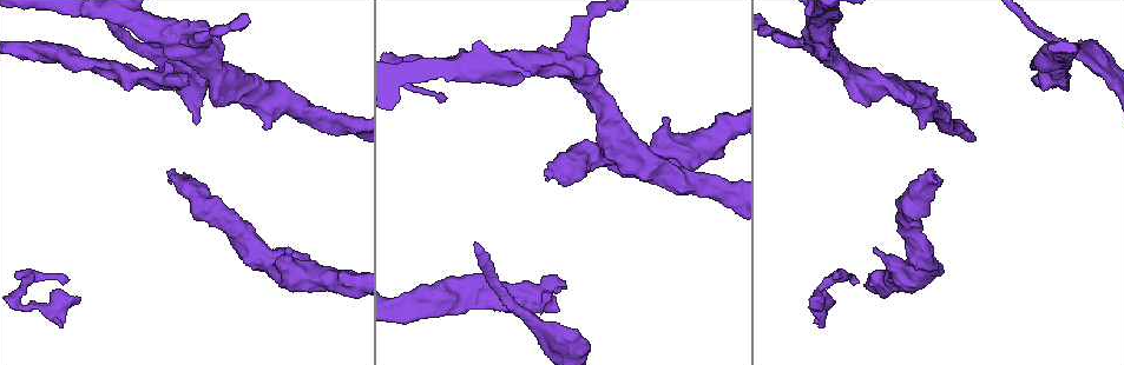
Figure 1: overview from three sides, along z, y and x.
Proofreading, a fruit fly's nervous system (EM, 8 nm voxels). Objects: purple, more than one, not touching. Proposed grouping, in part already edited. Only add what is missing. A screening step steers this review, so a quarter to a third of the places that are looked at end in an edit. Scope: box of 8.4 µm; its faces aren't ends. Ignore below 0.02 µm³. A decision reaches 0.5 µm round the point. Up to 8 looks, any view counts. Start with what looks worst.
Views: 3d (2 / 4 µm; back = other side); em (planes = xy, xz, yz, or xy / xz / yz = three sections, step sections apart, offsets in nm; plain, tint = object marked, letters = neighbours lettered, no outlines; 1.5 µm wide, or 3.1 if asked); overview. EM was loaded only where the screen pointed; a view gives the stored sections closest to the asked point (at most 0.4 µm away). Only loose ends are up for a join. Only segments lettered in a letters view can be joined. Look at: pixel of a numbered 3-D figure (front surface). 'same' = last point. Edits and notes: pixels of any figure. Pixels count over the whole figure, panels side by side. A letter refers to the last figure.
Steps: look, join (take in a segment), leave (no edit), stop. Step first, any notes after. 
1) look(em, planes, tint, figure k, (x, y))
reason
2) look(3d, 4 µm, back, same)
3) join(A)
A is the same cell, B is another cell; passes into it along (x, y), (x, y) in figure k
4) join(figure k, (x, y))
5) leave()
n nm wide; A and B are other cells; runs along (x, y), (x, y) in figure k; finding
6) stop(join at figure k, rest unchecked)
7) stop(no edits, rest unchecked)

look(3d, 4 µm, figure 1, (167, 173))

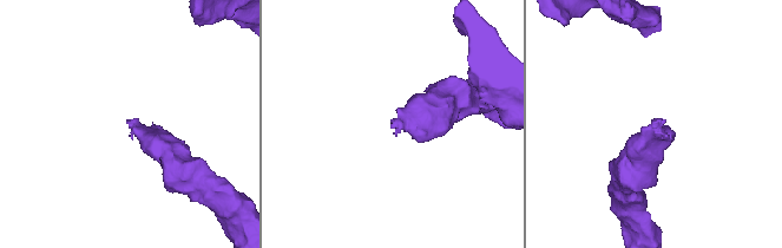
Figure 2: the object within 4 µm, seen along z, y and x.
look(em, planes, letters, figure 2, (128, 119))

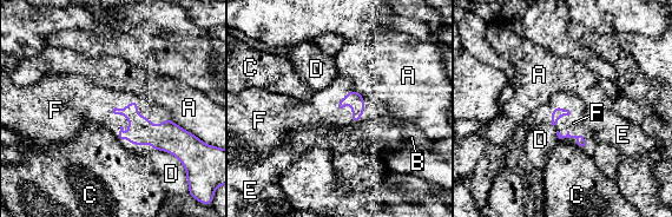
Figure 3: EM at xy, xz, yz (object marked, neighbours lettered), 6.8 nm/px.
join(F)
F is the same cell, A, B, C, D and E are other cells; passes into it along (142, 131), (122, 126), (92, 105) in figure 3; it goes on there

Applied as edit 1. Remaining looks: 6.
look(3d, 2 µm, back, figure 1, (440, 101))
tapers out

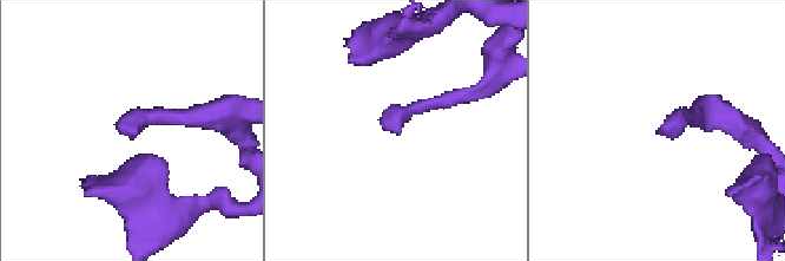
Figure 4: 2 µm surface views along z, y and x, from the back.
look(em, xz, step 4, plain, figure 4, (659, 131))

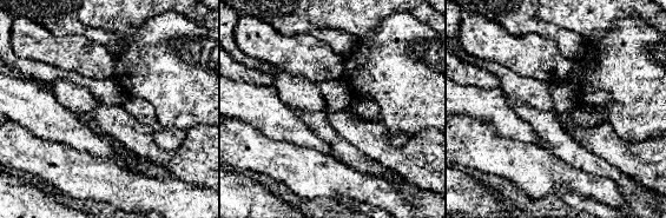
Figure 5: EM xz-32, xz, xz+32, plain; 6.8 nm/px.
look(em, xz, step 4, letters, same)

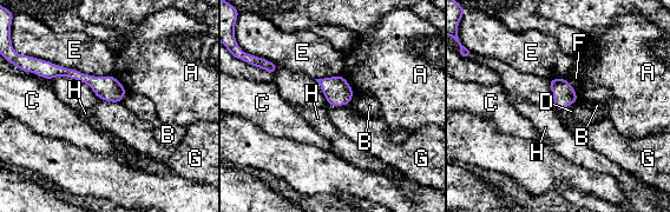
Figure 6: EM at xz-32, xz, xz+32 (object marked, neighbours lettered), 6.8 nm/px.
leave()
150 nm wide; A, B, C, D, E, F, G and H are other cells; border along (577, 99), (560, 110) in figure 6; no lettered segment goes on from it

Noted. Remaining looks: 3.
look(em, planes, letters, figure 1, (564, 284))
stops while still wide

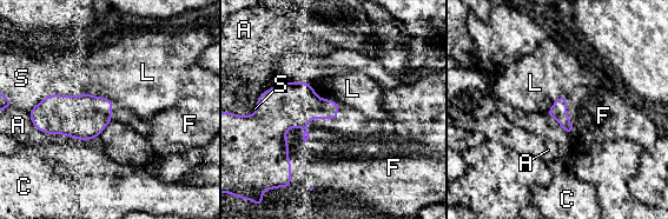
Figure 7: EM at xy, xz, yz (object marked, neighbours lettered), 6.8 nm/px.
join(F)
F is the same cell, A, C, L and S are other cells; it goes on there

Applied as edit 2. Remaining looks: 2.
stop(join at figure 3, join at figure 7, rest unchecked)

